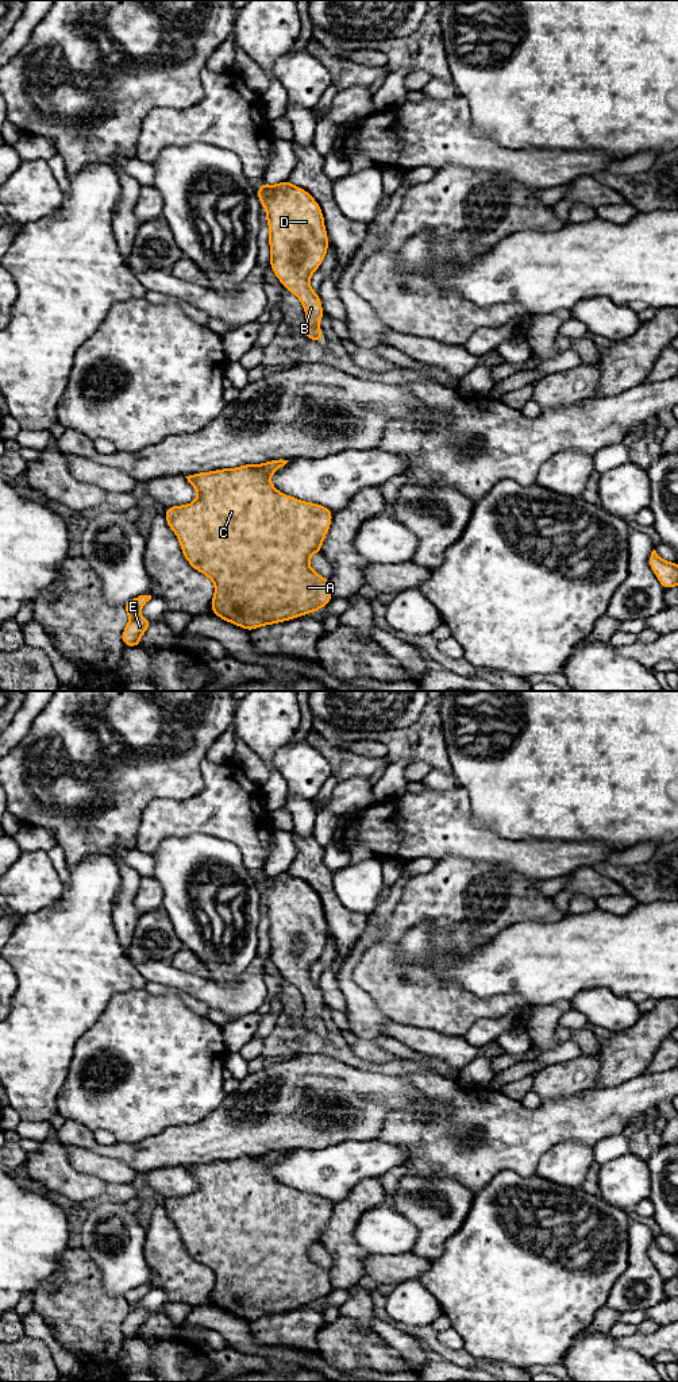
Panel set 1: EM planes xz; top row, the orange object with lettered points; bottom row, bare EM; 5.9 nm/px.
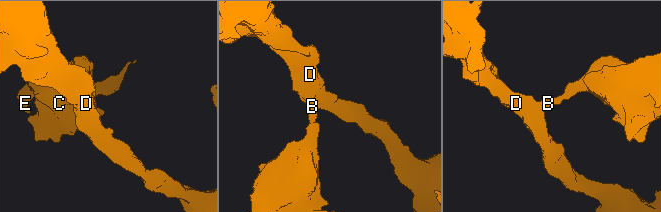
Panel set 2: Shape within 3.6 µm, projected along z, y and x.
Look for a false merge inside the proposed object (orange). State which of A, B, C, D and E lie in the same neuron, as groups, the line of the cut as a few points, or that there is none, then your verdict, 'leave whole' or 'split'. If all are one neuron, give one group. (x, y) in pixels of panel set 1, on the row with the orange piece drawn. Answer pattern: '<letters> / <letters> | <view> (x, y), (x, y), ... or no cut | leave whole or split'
A B C D E | no cut | leave whole

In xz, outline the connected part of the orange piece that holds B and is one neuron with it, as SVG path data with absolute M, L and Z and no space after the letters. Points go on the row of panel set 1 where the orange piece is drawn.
M288 179L277 185L262 182L257 194L261 206L266 208L271 270L301 301L307 317L305 336L320 343L319 323L324 310L309 279L325 258L330 243L321 208L307 190Z

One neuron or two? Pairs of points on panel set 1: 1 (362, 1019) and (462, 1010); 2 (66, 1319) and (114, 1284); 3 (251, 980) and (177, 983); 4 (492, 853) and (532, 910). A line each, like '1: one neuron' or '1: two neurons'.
1: two neurons
2: two neurons
3: one neuron
4: two neurons

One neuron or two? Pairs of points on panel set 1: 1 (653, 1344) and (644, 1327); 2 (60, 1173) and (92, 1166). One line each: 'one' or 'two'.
1: two
2: two

